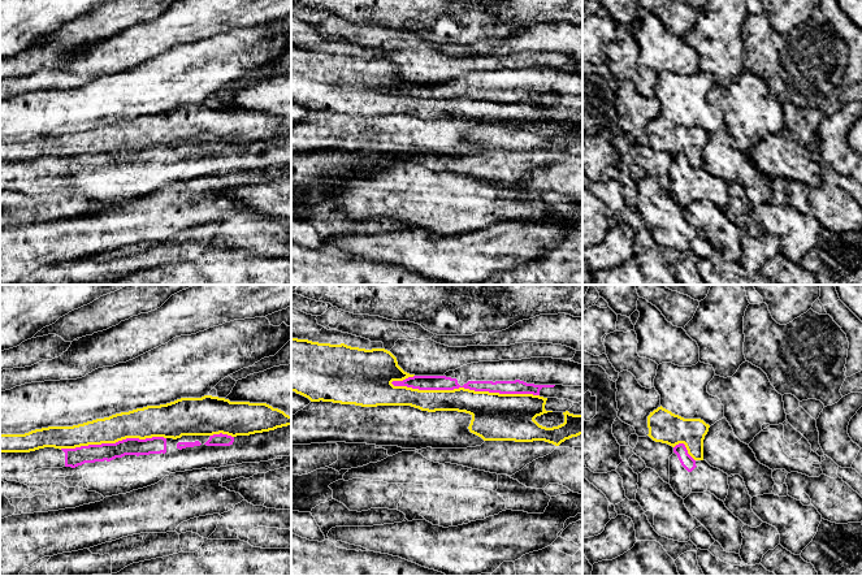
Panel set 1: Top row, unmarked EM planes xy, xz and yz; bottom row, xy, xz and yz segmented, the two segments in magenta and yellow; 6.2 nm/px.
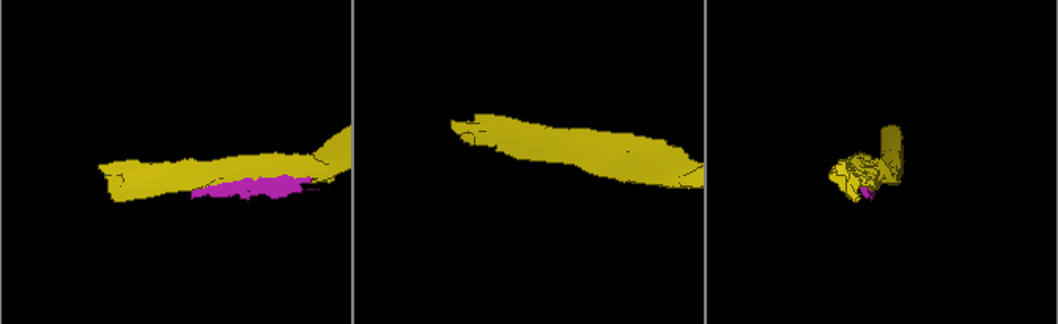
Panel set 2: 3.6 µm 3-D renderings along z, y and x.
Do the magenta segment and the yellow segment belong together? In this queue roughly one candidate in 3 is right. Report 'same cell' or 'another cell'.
another cell

